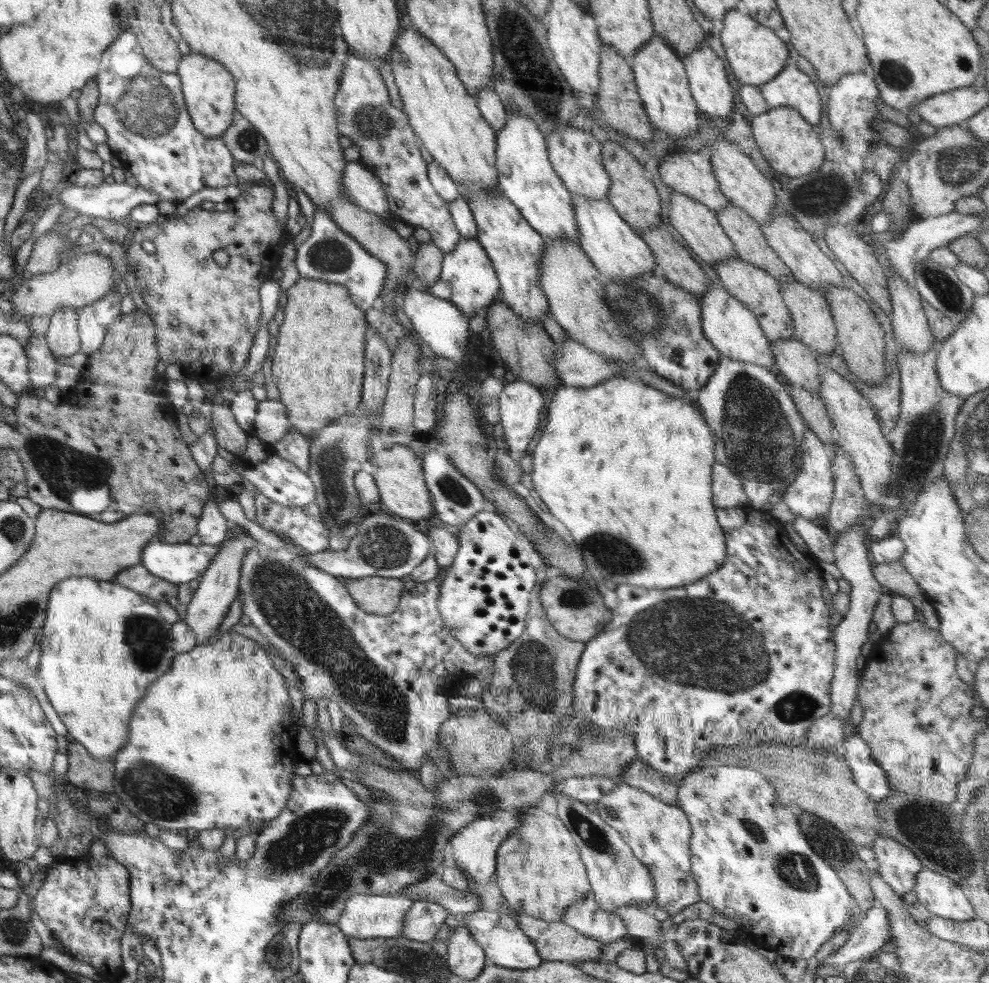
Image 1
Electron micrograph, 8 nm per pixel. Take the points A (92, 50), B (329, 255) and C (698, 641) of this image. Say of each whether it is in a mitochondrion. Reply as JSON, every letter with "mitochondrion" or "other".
{"A":"other","B":"mitochondrion","C":"mitochondrion"}

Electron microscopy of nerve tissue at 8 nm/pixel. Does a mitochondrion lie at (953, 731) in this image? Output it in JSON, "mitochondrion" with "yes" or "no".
{"mitochondrion":"no"}

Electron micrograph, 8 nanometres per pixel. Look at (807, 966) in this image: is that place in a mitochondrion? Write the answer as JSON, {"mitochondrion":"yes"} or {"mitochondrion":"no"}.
{"mitochondrion":"no"}

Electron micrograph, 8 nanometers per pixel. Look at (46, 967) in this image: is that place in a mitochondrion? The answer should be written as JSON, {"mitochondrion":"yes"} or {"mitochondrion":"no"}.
{"mitochondrion":"no"}

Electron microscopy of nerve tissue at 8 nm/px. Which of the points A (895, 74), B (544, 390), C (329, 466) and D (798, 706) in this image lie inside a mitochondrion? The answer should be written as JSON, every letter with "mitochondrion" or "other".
{"A":"mitochondrion","B":"other","C":"mitochondrion","D":"mitochondrion"}

